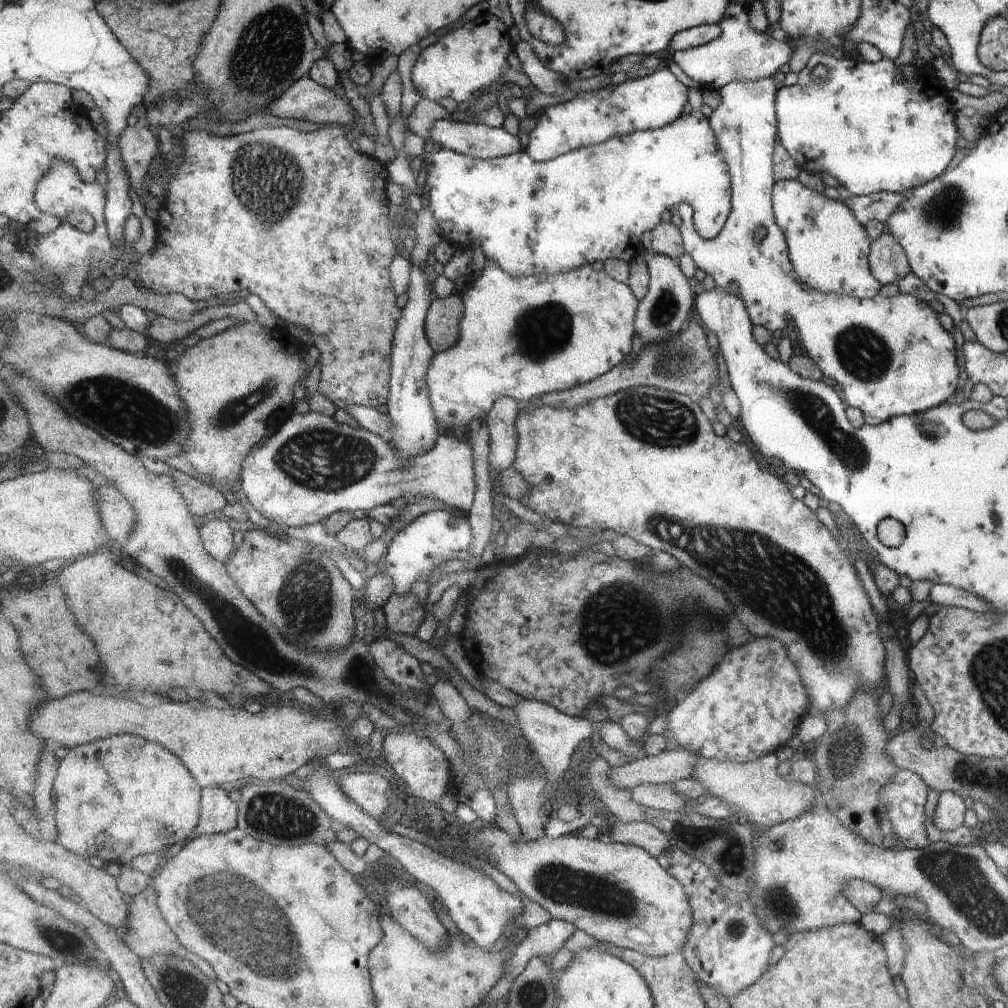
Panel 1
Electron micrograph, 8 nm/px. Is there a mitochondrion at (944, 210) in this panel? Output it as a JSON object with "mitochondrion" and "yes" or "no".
{"mitochondrion":"yes"}

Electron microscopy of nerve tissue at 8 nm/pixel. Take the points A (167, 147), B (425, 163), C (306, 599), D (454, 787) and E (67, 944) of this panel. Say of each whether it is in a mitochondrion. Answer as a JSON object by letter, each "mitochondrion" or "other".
{"A":"other","B":"other","C":"mitochondrion","D":"other","E":"mitochondrion"}

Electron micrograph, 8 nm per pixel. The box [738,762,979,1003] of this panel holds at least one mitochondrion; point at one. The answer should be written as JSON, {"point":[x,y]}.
{"point":[776,901]}

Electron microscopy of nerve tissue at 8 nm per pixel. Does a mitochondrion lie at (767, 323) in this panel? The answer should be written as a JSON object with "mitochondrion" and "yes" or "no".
{"mitochondrion":"no"}

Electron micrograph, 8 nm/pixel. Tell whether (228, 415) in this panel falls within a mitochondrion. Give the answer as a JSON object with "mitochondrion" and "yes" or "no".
{"mitochondrion":"yes"}

